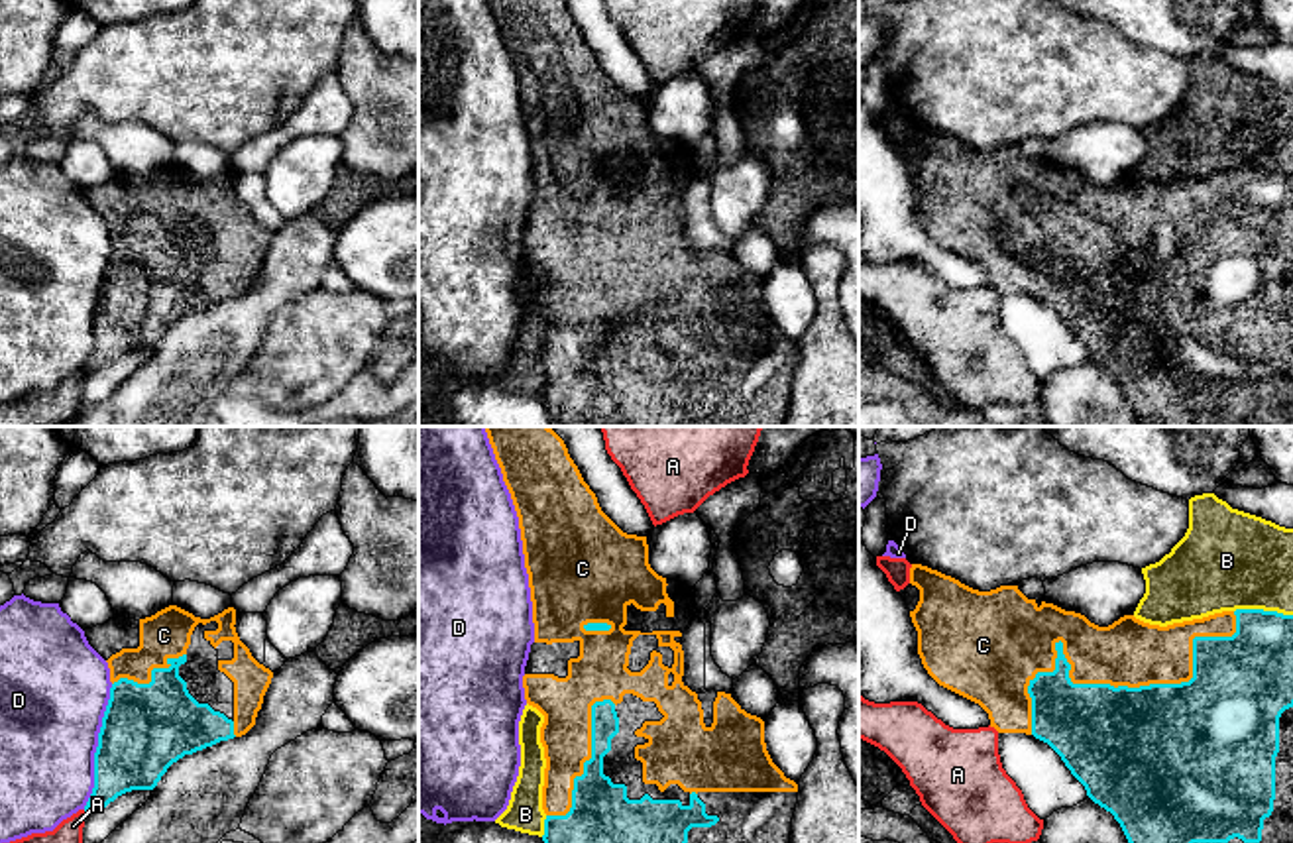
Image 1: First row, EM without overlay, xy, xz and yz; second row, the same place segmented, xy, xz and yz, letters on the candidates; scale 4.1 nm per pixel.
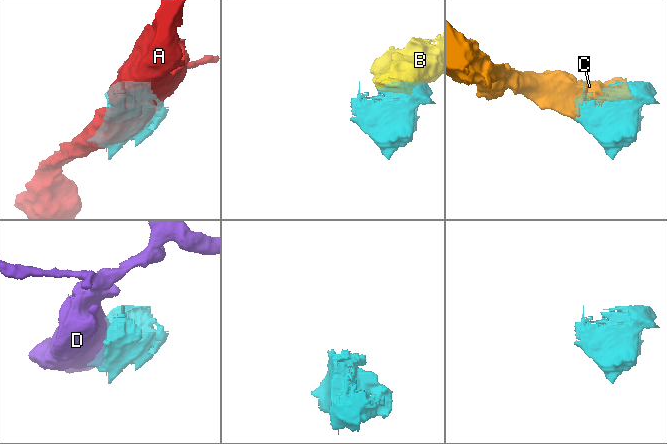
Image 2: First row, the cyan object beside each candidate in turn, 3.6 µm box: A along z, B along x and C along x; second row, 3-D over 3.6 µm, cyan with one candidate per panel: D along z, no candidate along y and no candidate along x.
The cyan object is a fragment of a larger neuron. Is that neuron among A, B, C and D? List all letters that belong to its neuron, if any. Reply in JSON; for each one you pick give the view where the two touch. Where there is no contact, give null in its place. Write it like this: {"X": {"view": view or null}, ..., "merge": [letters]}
{"C": {"view": "yz"}, "merge": ["C"]}

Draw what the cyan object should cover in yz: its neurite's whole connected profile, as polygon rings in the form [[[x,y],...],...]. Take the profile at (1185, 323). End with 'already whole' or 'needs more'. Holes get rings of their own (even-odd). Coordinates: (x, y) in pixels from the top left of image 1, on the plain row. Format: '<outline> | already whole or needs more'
[[[912,124],[910,143],[920,149],[910,177],[928,234],[939,246],[979,263],[998,293],[1026,293],[1047,303],[1085,346],[1087,356],[1120,383],[1140,426],[1293,426],[1293,175],[1236,169],[1167,187],[1124,175],[1108,187],[1098,187],[1085,175],[1053,163],[1038,165],[1018,145],[979,151],[922,124]]] | needs more

